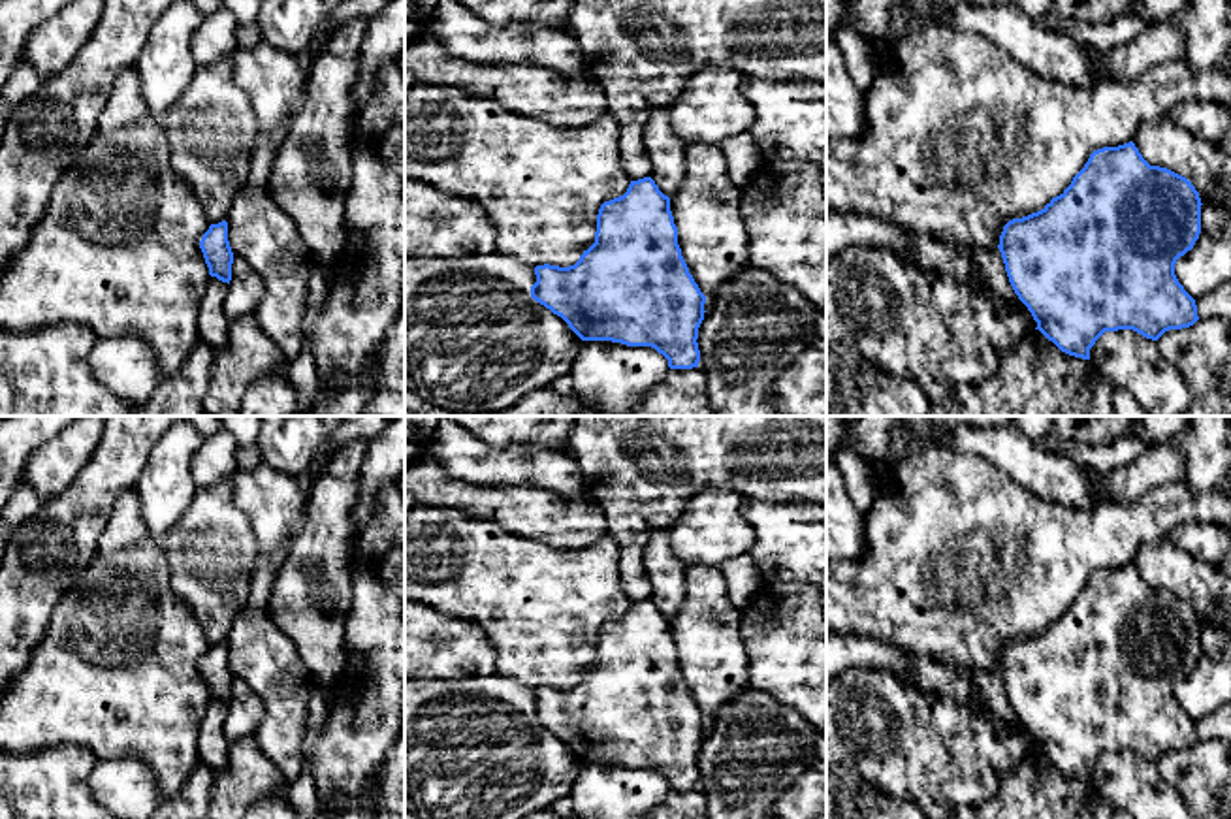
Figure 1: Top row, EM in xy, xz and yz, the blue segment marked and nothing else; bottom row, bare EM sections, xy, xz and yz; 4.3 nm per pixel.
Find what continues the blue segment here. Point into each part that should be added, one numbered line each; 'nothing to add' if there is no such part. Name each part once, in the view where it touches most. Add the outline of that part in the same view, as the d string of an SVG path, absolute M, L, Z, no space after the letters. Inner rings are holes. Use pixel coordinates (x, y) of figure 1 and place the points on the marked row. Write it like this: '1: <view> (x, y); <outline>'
nothing to add

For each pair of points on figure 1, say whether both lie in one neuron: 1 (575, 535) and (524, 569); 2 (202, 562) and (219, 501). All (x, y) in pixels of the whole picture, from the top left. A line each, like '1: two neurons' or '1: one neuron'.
1: two neurons
2: one neuron

